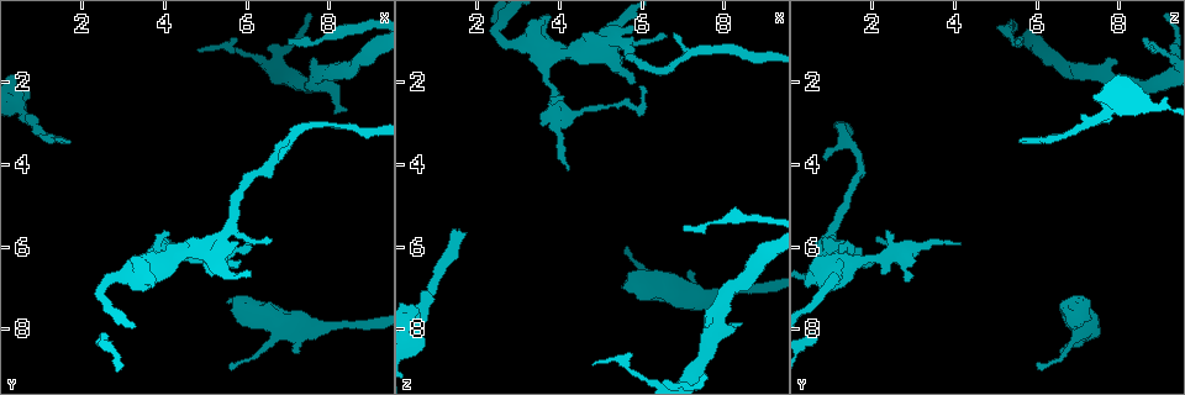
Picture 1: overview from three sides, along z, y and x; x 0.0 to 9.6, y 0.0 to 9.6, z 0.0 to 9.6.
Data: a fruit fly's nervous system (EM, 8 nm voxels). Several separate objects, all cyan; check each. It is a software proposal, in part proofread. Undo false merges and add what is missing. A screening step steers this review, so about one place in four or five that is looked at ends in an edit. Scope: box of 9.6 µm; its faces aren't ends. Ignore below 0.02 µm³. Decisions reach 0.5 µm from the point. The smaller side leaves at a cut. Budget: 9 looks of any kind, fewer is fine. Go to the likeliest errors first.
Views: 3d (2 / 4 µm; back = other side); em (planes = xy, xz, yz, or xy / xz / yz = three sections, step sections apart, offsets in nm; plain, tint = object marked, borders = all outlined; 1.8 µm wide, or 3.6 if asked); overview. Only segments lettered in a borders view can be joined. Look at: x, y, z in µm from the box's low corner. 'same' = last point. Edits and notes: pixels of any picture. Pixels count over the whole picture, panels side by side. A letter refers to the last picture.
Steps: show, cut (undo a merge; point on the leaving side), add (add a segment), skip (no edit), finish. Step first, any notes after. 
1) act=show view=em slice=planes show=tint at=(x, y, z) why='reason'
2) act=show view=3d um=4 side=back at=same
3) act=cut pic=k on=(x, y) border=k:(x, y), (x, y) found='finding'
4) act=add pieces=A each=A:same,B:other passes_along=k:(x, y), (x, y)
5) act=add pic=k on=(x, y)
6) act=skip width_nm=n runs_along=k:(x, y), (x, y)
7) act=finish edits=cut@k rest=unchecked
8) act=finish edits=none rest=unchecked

act=show view=3d um=2 side=back at=(1.50, 3.35, 5.50) why='an open end'

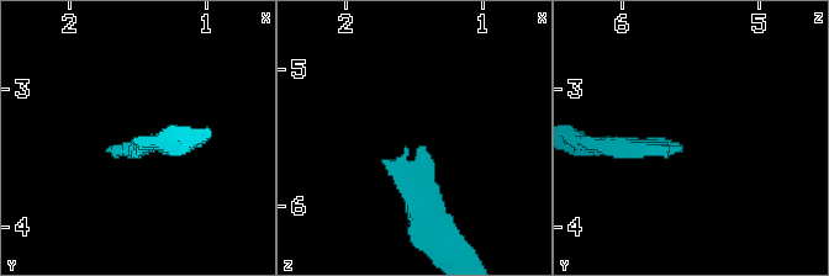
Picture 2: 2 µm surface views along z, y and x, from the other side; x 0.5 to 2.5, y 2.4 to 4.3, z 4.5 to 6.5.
act=show view=em slice=xy step=4 show=tint at=(1.46, 3.42, 5.54) why='now the EM'

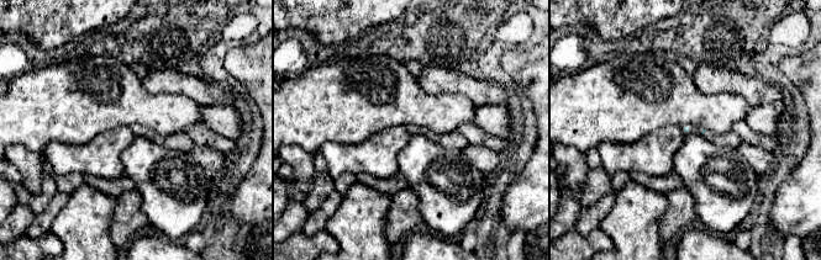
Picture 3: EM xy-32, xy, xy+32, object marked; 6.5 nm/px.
act=show view=em slice=planes show=borders at=same

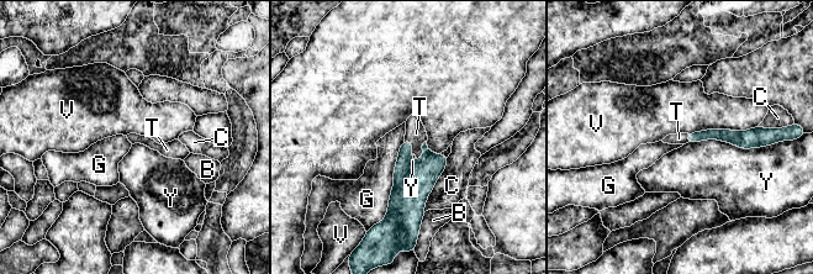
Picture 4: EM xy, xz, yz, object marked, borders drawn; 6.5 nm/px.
act=add pieces=T longest_contact=G:550nm each=B:other,C:other,G:other,T:same,V:other,Y:other passes_along=4:(413, 183), (423, 151), (416, 133) found='the neuron continues'

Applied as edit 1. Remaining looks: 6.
act=show view=overview

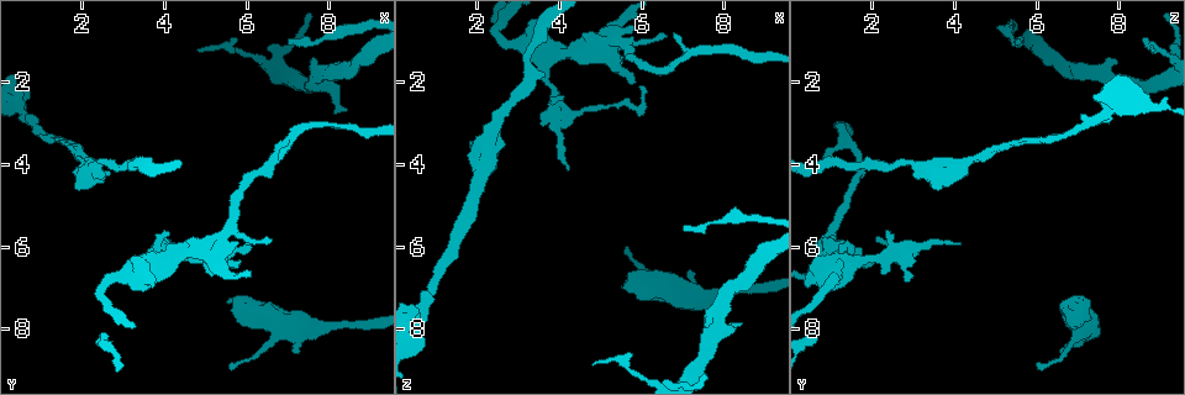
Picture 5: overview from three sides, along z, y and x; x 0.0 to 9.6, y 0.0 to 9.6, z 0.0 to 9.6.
act=show view=em slice=planes show=borders at=(5.50, 7.35, 6.95)

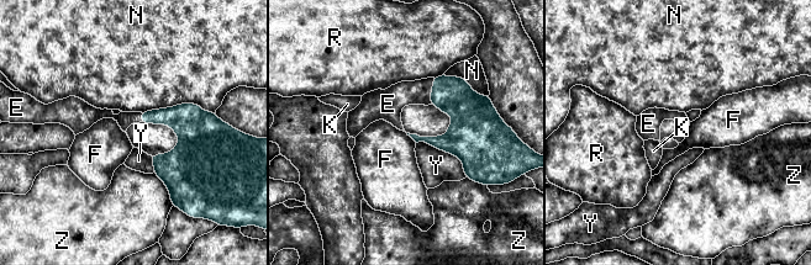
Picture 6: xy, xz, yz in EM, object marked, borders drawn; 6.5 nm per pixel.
act=add pieces=E longest_contact=N:480nm each=E:same,F:other,K:other,N:other,R:other,Y:other,Z:other passes_along=6:(453, 95), (431, 91), (394, 99) found='it goes on there'

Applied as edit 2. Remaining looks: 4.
act=show view=3d um=2 at=(8.45, 2.70, 7.90) why='an open end'

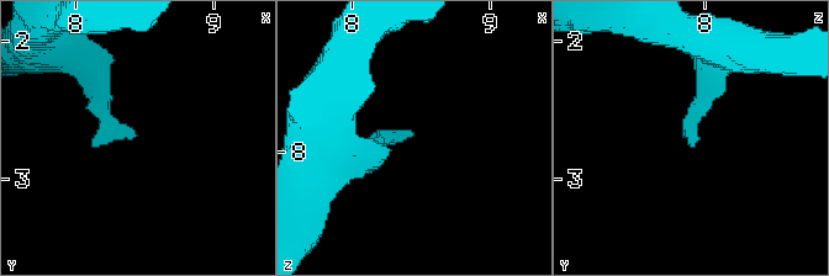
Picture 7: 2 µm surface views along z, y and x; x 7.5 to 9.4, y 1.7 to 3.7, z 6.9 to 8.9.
act=show view=em slice=planes show=borders at=(8.42, 2.68, 7.84) why='need the tissue'

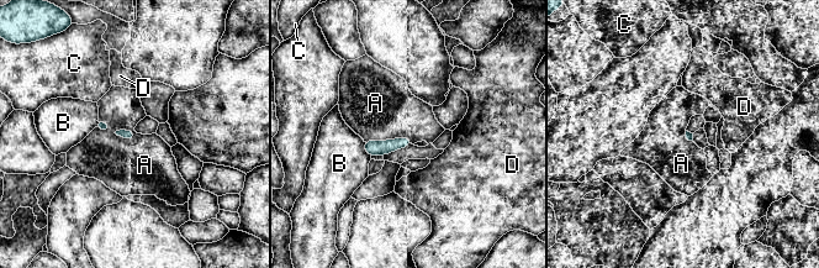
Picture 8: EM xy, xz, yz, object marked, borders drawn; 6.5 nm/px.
act=skip each=A:other,B:other,C:other,D:other border=8:(412, 141), (395, 137), (365, 142) found='no lettered segment goes on from it'

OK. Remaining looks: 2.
act=show view=em slice=xz step=8 show=tint at=(8.40, 3.15, 1.30)

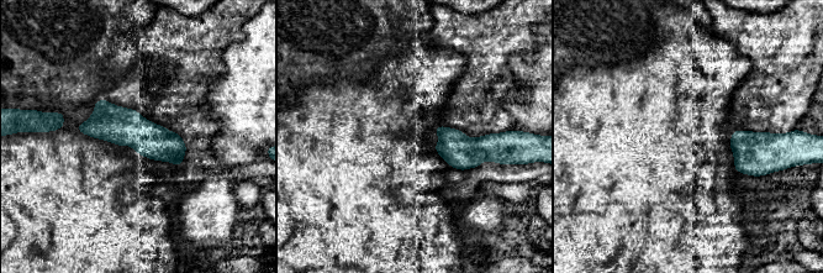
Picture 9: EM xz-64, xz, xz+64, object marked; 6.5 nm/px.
act=show view=em slice=xz step=8 show=borders at=same

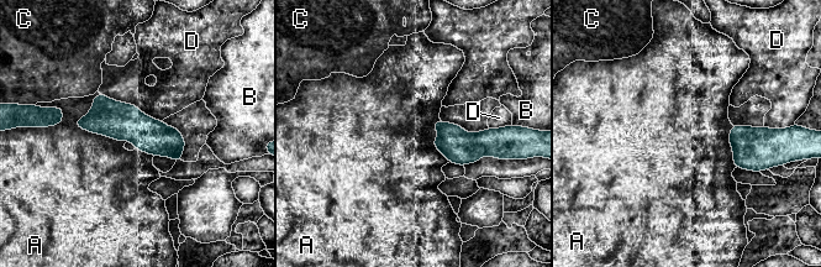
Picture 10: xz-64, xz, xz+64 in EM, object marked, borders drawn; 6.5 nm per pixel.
act=skip each=A:other,B:other,C:other,D:other border=10:(96, 94), (75, 124), (126, 141) found='continuous, no second neuron'

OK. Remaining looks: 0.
act=finish edits=add@4,add@6 rest=unchecked

